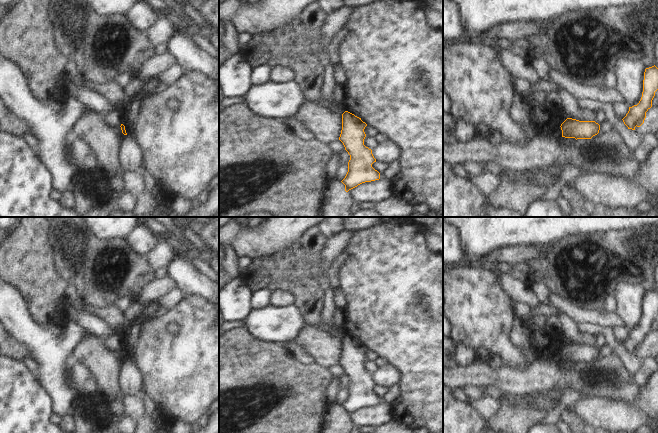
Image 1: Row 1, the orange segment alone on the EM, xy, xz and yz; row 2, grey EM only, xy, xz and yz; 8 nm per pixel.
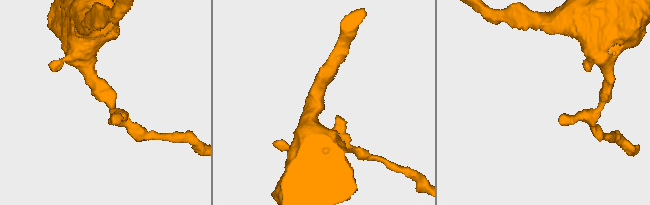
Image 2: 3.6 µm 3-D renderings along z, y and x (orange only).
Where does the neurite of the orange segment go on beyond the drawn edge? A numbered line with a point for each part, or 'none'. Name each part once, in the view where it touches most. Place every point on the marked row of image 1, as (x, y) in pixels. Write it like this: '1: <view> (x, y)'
none

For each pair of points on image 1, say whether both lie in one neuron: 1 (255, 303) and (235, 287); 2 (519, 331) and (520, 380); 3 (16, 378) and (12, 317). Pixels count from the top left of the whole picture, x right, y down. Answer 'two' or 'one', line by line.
1: two
2: two
3: two

